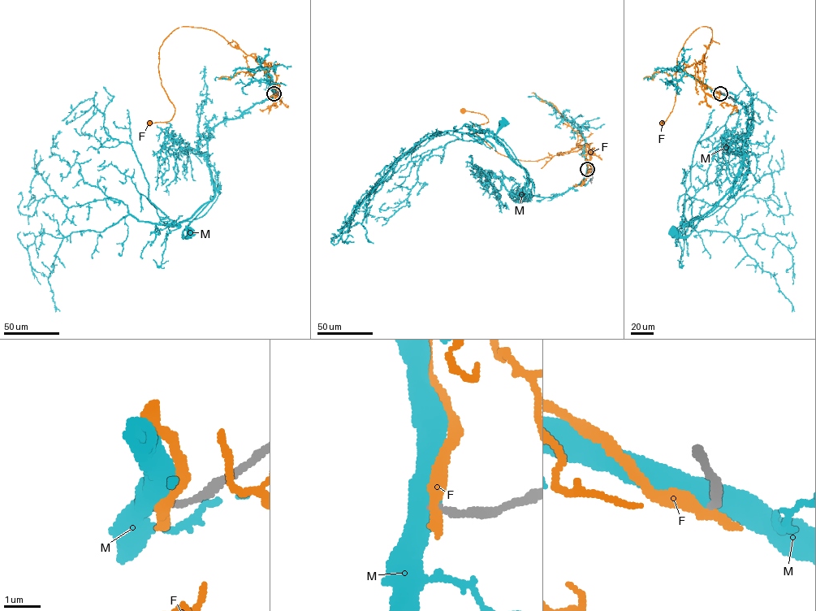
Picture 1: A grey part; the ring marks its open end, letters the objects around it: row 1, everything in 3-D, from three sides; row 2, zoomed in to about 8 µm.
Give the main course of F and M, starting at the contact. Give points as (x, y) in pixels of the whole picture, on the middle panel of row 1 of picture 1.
F: (587, 169), (589, 144), (536, 161), (511, 158), (472, 131), (472, 124), (488, 121), (485, 115), (462, 110)
M: (587, 169), (579, 184), (562, 193), (523, 197), (528, 173), (496, 140), (502, 122)

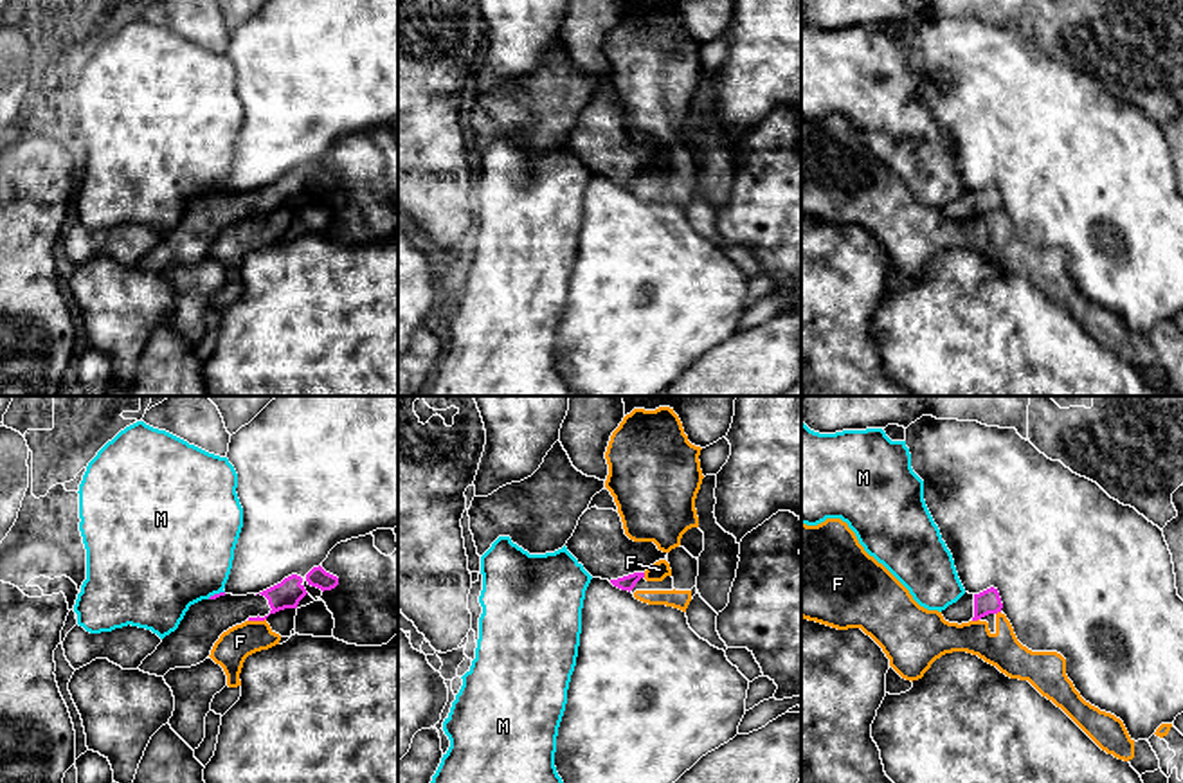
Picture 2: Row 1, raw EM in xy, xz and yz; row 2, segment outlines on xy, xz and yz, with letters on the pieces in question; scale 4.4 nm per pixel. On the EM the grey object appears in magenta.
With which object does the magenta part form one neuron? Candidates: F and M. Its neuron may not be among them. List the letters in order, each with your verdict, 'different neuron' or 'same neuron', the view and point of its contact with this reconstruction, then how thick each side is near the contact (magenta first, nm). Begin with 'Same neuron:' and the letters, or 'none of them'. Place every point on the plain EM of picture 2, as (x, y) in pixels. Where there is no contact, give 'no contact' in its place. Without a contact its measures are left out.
Same neuron: none of them
F: different neuron; contact xy (256, 216); calibres 130 and 150 nm
M: different neuron; contact xy (215, 191); calibres 20 and 480 nm

